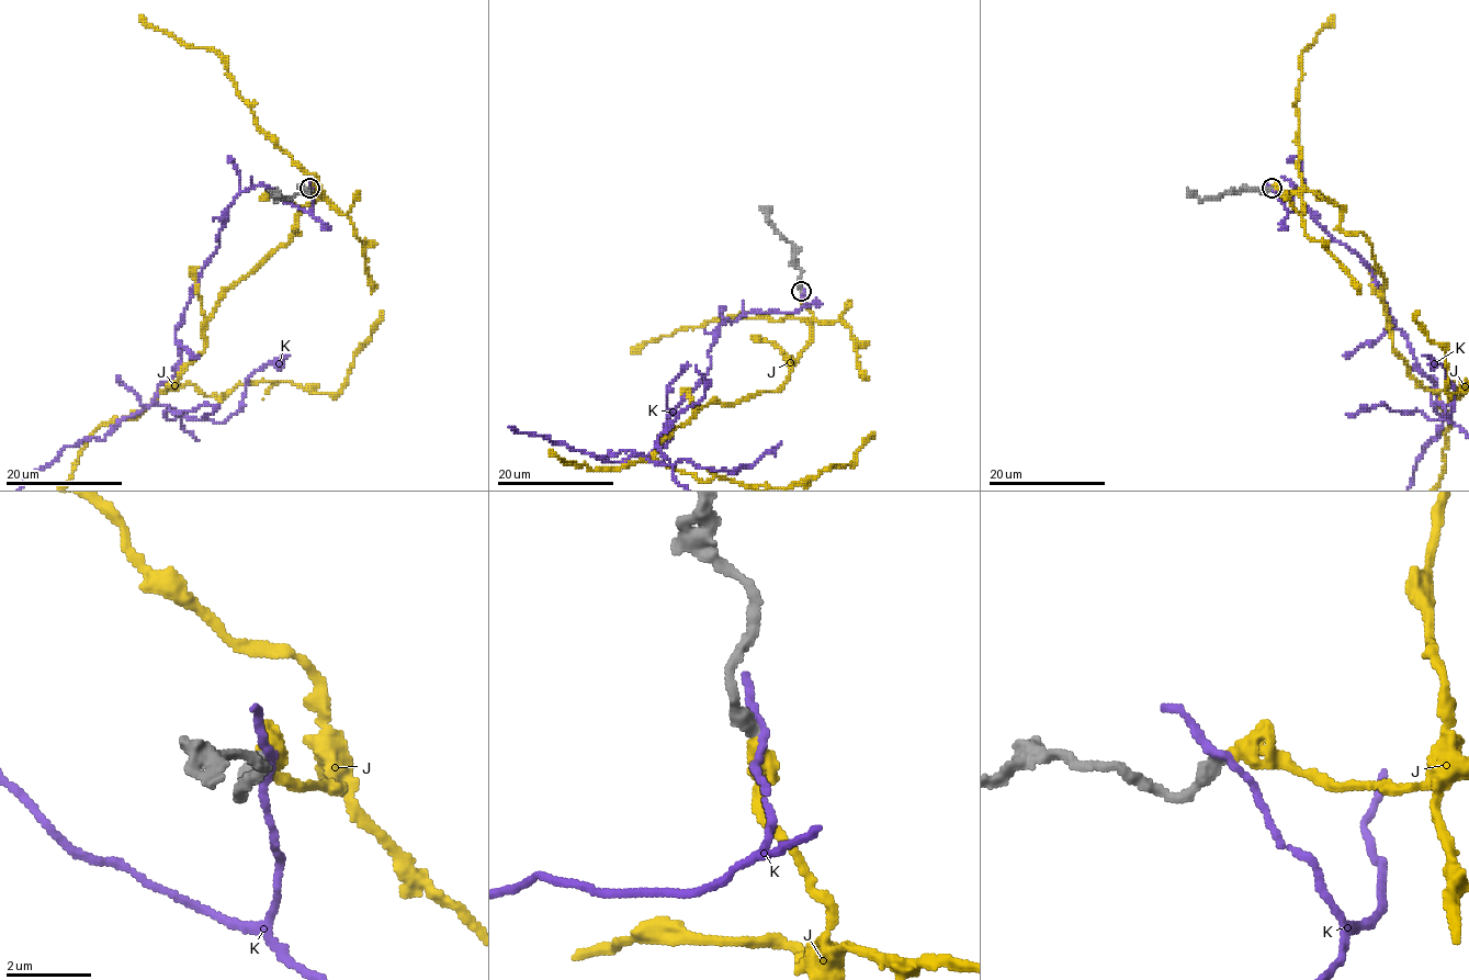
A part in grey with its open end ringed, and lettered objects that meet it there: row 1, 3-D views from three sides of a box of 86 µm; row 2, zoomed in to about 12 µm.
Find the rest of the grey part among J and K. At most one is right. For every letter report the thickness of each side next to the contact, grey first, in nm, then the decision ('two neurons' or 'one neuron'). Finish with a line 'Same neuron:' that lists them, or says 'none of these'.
J: 360 nm thick on the grey side, 440 nm on the other; one neuron
K: 360 nm thick on the grey side, 170 nm on the other; two neurons
Same neuron: J

